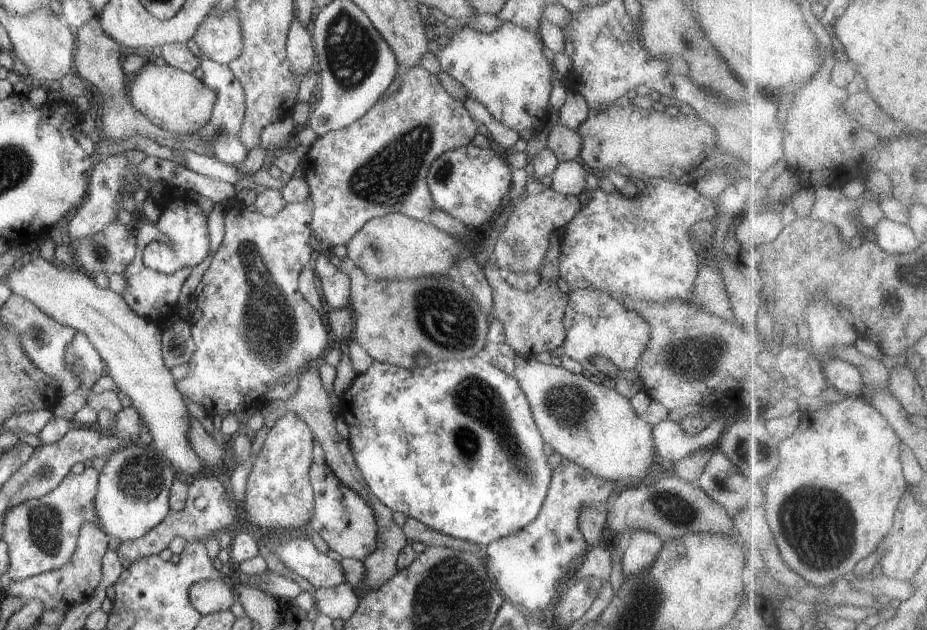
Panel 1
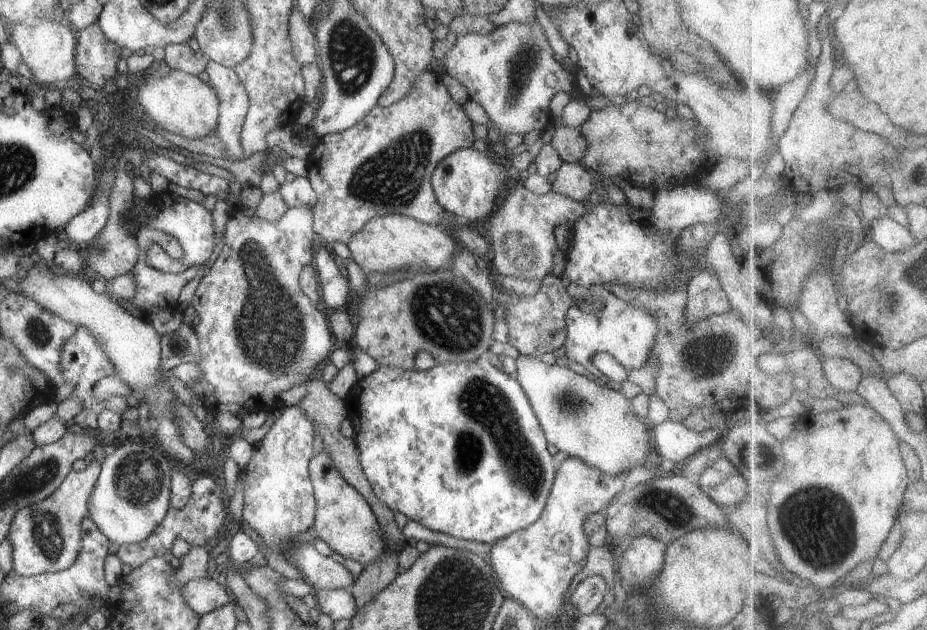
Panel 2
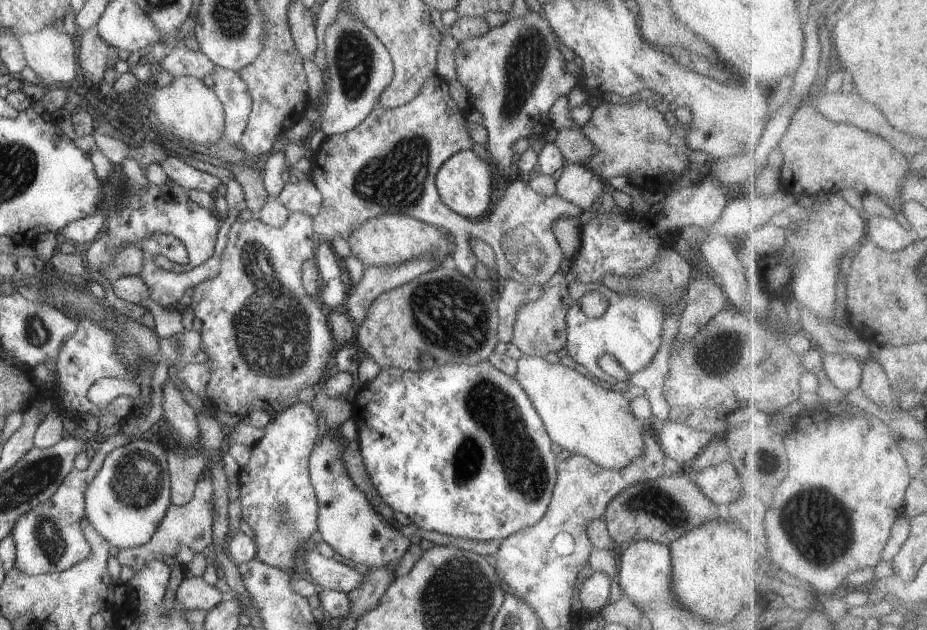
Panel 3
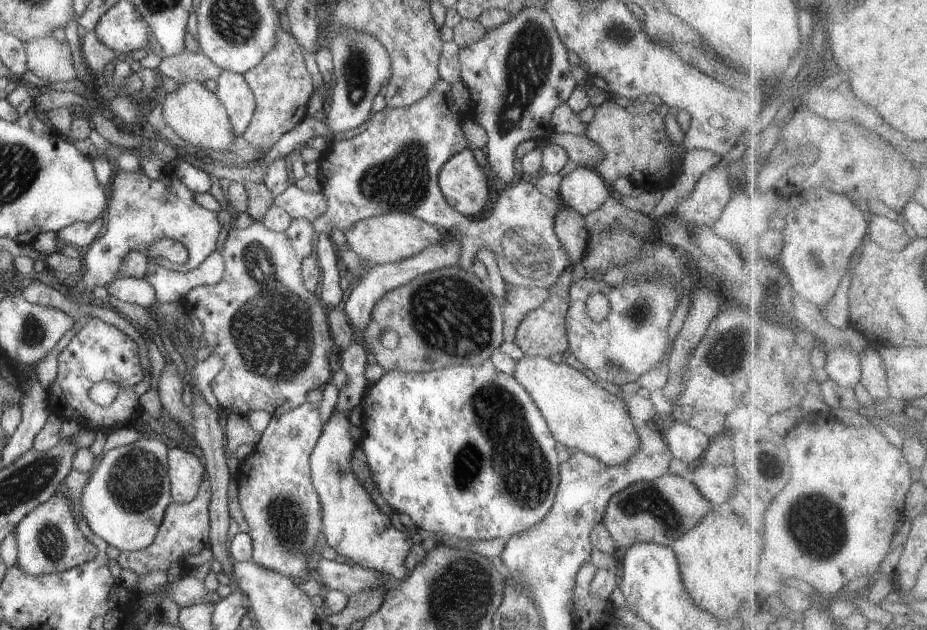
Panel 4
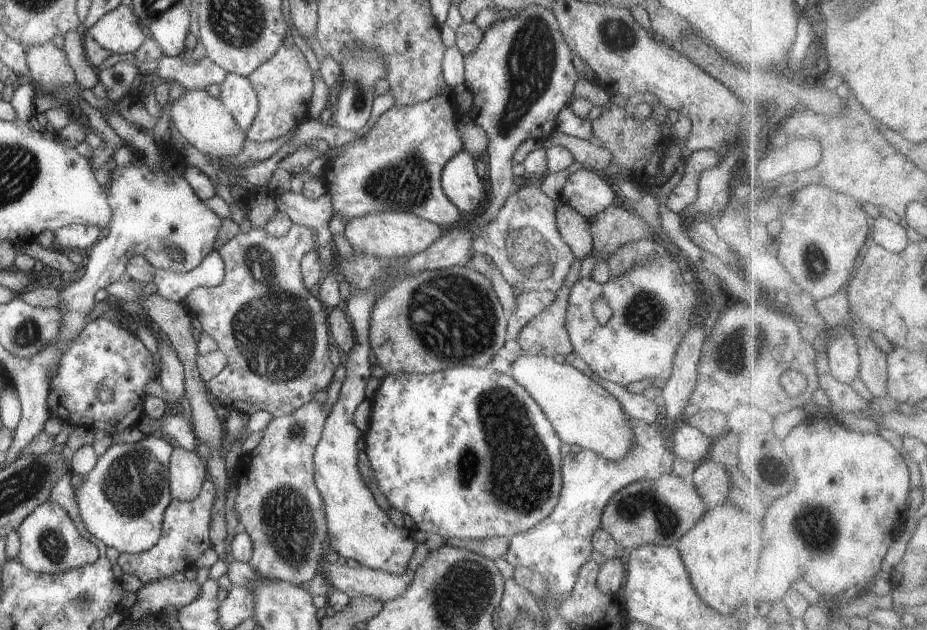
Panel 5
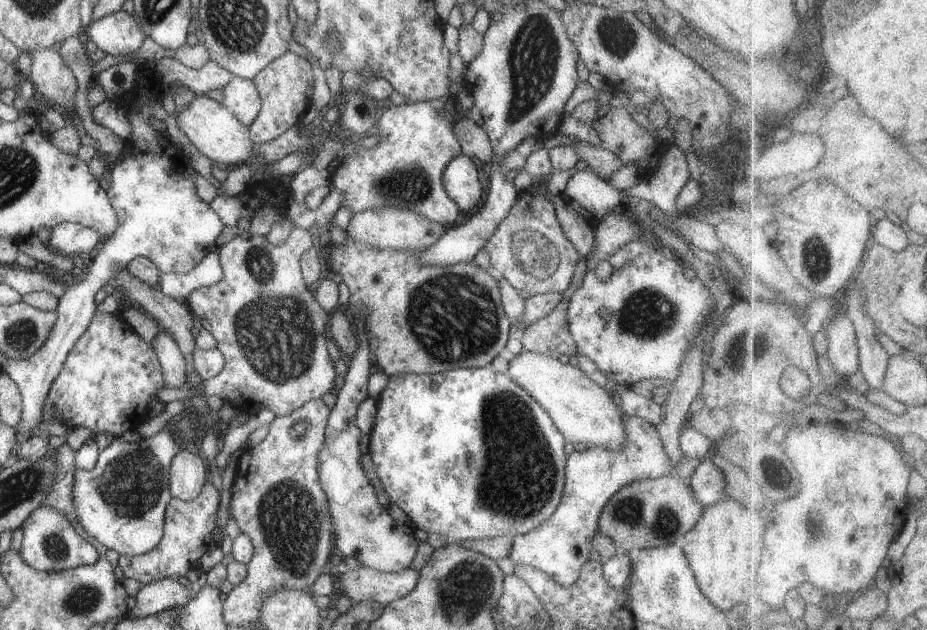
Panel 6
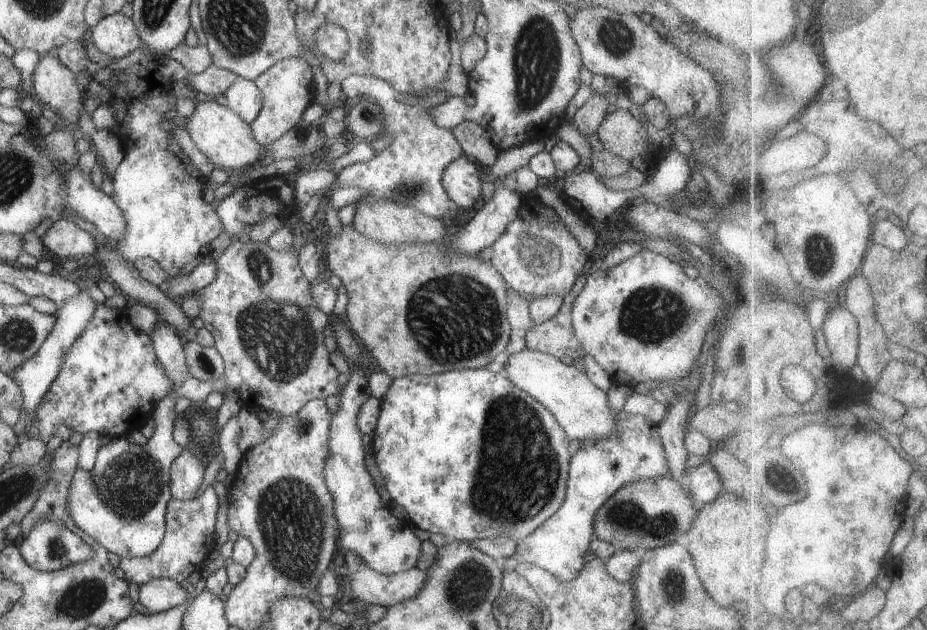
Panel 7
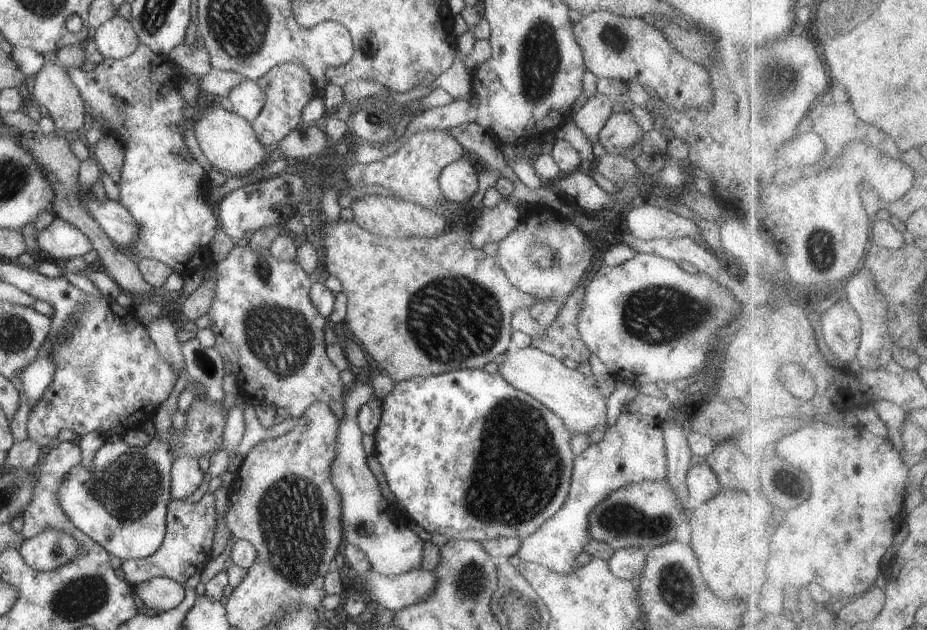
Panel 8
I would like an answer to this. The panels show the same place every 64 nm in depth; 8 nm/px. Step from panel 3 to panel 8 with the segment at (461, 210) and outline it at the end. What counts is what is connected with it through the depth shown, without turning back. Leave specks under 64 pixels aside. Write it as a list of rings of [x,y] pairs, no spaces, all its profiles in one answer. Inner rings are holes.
[[[461,158],[442,169],[438,176],[438,186],[446,200],[466,204],[478,190],[478,169]]]

